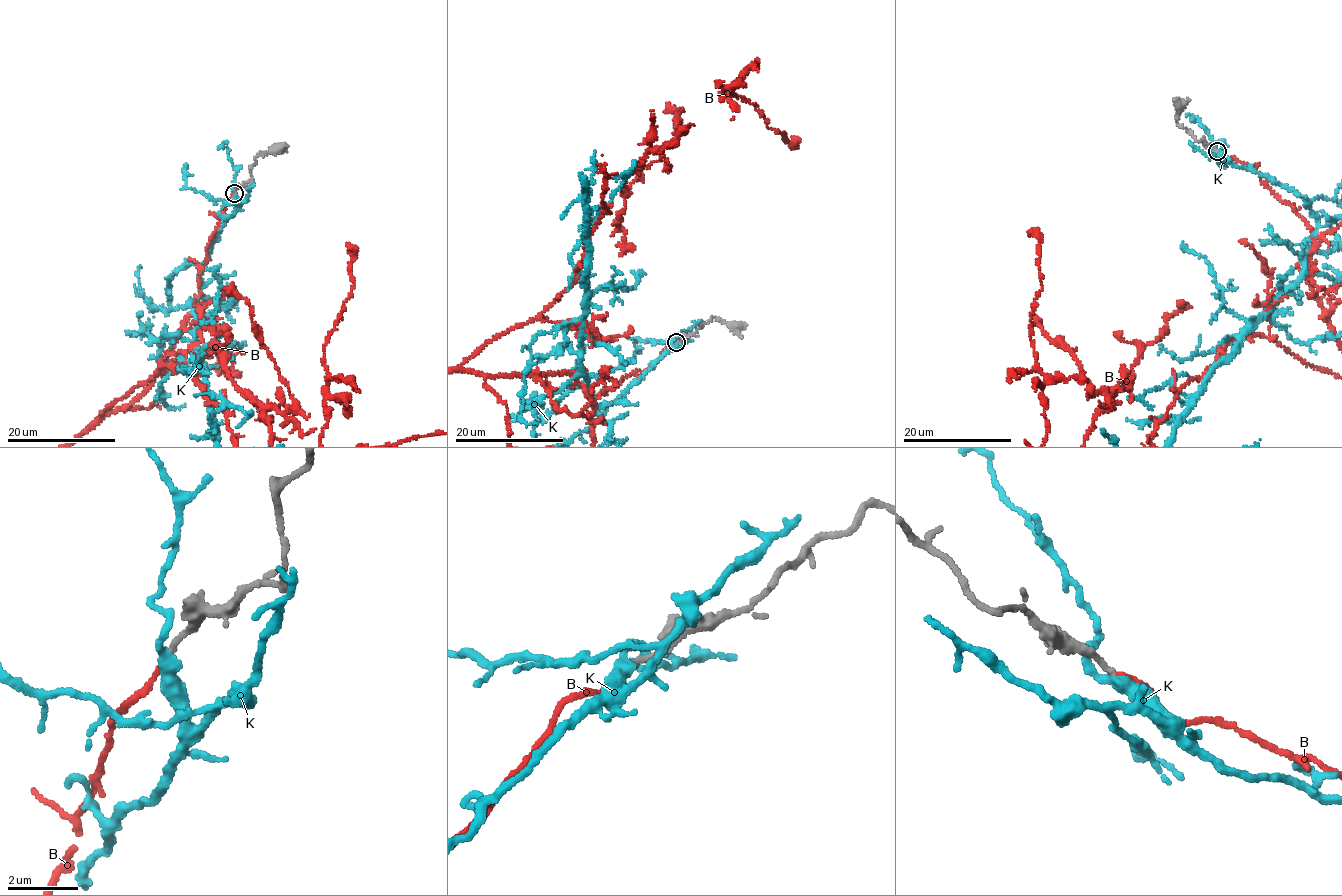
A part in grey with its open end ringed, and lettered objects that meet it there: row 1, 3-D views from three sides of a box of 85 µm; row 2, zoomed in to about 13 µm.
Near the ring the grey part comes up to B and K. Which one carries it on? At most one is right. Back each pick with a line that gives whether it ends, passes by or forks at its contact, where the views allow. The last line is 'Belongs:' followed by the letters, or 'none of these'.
B: It ends there
Belongs: B

